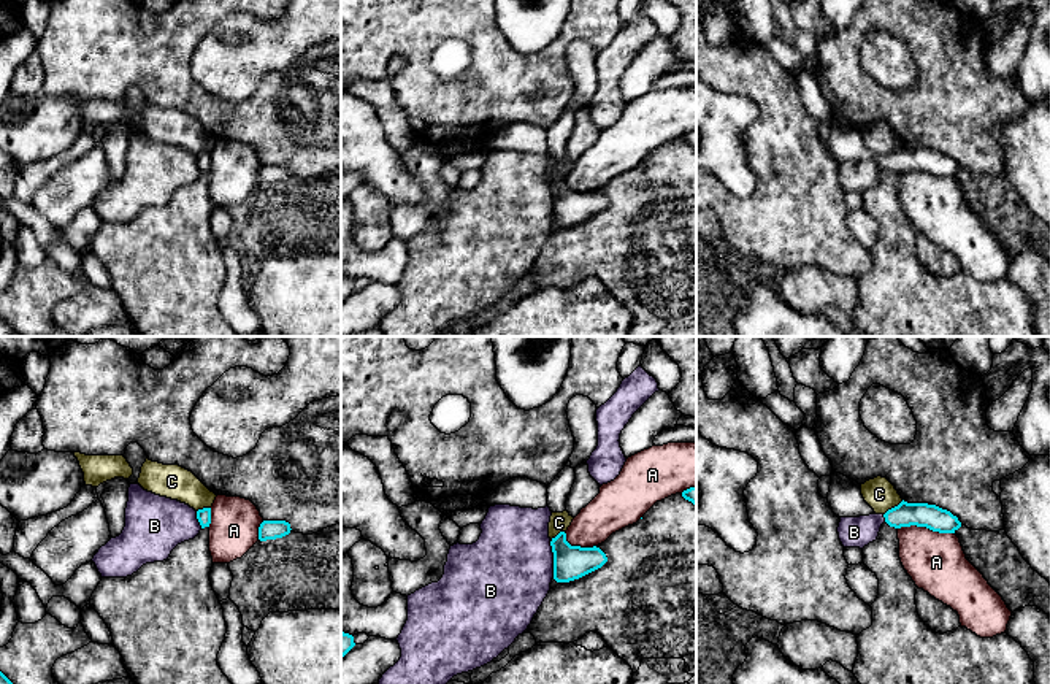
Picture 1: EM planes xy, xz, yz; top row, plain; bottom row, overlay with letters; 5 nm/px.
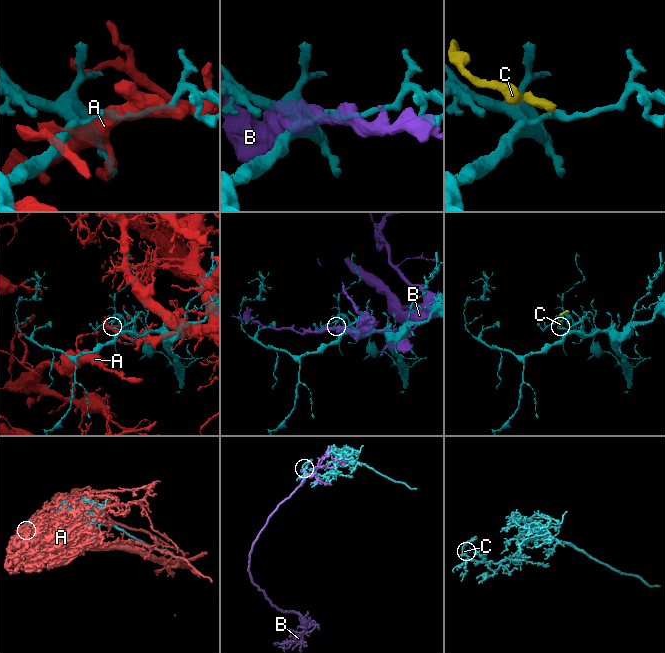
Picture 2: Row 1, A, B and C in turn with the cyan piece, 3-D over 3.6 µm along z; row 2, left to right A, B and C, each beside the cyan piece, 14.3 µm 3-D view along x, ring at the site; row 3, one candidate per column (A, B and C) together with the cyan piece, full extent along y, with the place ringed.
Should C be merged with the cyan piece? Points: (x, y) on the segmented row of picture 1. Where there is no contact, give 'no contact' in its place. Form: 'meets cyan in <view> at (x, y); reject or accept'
meets cyan in yz at (895, 507); reject

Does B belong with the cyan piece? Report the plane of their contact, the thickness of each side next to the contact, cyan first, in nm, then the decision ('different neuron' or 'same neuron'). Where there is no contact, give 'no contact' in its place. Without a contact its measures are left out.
xz | 180/440 nm | different neuron

